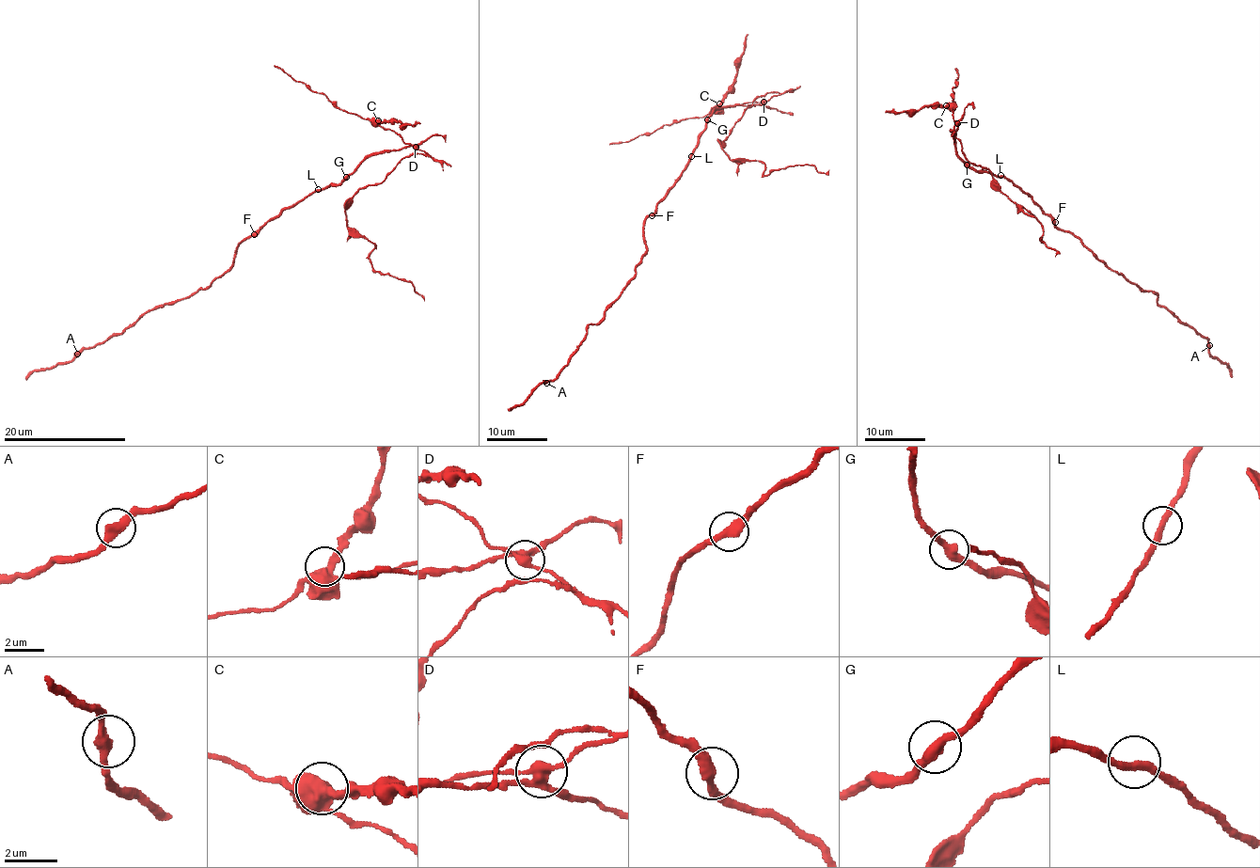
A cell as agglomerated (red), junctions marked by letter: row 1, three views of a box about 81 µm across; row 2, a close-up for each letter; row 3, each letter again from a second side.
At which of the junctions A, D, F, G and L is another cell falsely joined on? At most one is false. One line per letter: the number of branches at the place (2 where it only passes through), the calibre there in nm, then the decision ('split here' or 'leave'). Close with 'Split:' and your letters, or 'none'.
A: 2 branches meet; 400 nm thick; leave
D: 4 branches meet; 360 nm thick; split here
F: 2 branches meet; 400 nm thick; leave
G: 2 branches meet; 400 nm thick; leave
L: 2 branches meet; 280 nm thick; leave
Split: D

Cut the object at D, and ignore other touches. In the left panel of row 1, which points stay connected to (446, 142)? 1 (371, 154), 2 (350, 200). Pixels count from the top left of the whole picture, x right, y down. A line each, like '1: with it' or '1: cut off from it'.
1: with it
2: cut off from it

